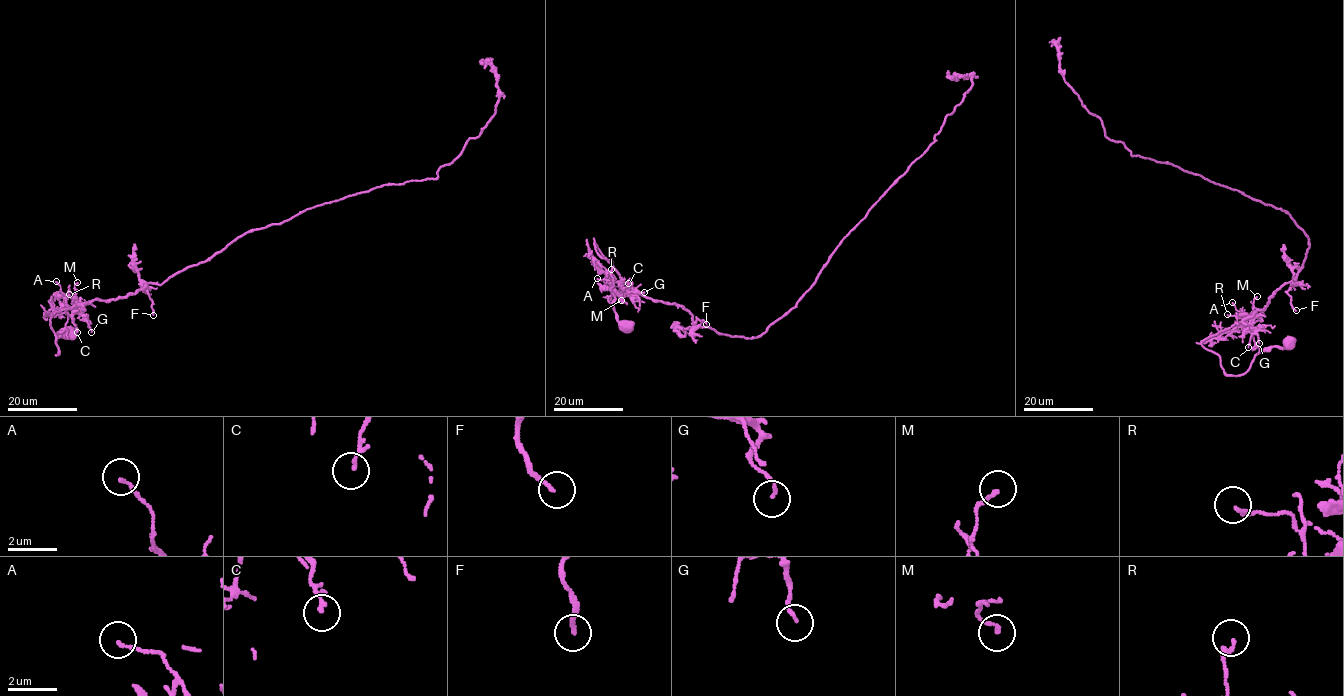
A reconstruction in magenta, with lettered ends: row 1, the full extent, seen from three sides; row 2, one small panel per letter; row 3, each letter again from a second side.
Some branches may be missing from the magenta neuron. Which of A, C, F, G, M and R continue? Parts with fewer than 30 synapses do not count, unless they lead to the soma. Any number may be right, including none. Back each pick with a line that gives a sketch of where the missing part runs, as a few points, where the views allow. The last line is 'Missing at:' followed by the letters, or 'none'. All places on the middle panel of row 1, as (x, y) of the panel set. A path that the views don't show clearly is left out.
F: (706, 324), (717, 330), (751, 318), (763, 332)
Missing at: F

